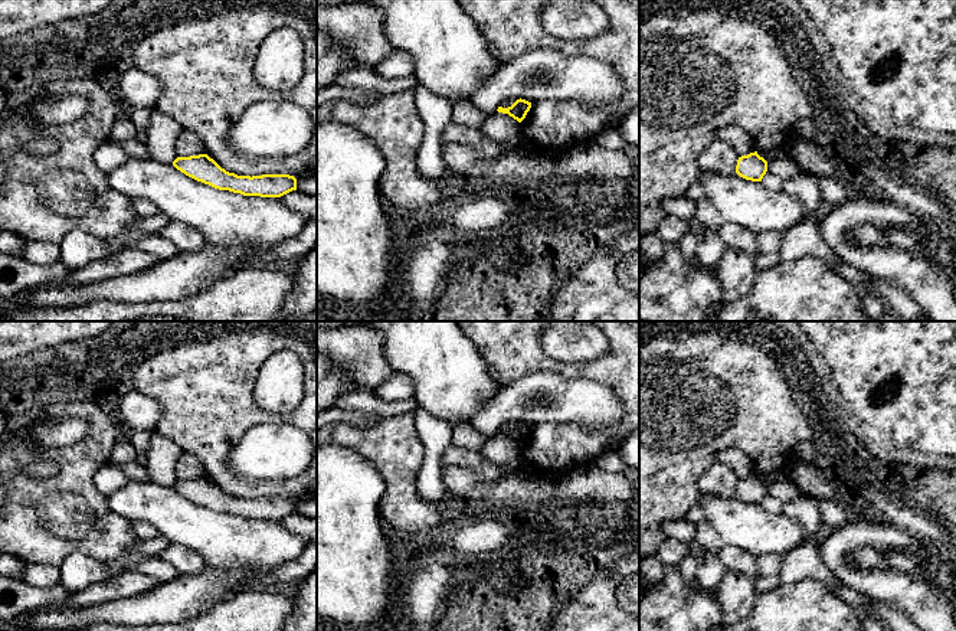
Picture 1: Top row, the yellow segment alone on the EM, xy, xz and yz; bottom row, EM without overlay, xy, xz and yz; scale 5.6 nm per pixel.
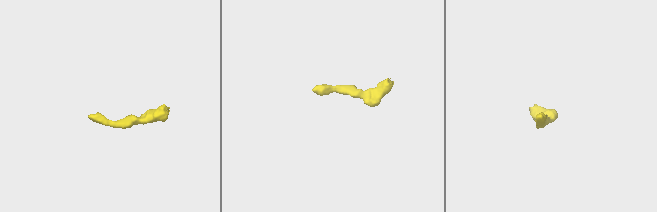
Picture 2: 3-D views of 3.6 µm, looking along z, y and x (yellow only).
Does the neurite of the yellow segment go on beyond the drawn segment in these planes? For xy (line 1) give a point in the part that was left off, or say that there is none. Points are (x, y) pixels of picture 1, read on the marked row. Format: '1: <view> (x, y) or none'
1: none

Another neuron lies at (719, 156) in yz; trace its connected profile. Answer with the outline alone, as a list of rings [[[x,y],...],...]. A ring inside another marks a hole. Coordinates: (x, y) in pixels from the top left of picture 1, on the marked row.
[[[713,140],[697,161],[700,173],[720,173],[731,176],[736,173],[739,156],[726,141]]]

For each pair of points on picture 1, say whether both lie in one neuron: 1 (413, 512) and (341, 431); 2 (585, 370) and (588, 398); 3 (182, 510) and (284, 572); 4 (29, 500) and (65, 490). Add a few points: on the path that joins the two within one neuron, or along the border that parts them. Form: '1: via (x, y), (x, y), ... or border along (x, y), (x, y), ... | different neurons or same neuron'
1: via (400, 489), (400, 477), (364, 441) | same neuron
2: border along (553, 370), (595, 379), (615, 396) | different neurons
3: border along (301, 552), (294, 559), (269, 569) | different neurons
4: via (38, 500), (56, 499) | same neuron

